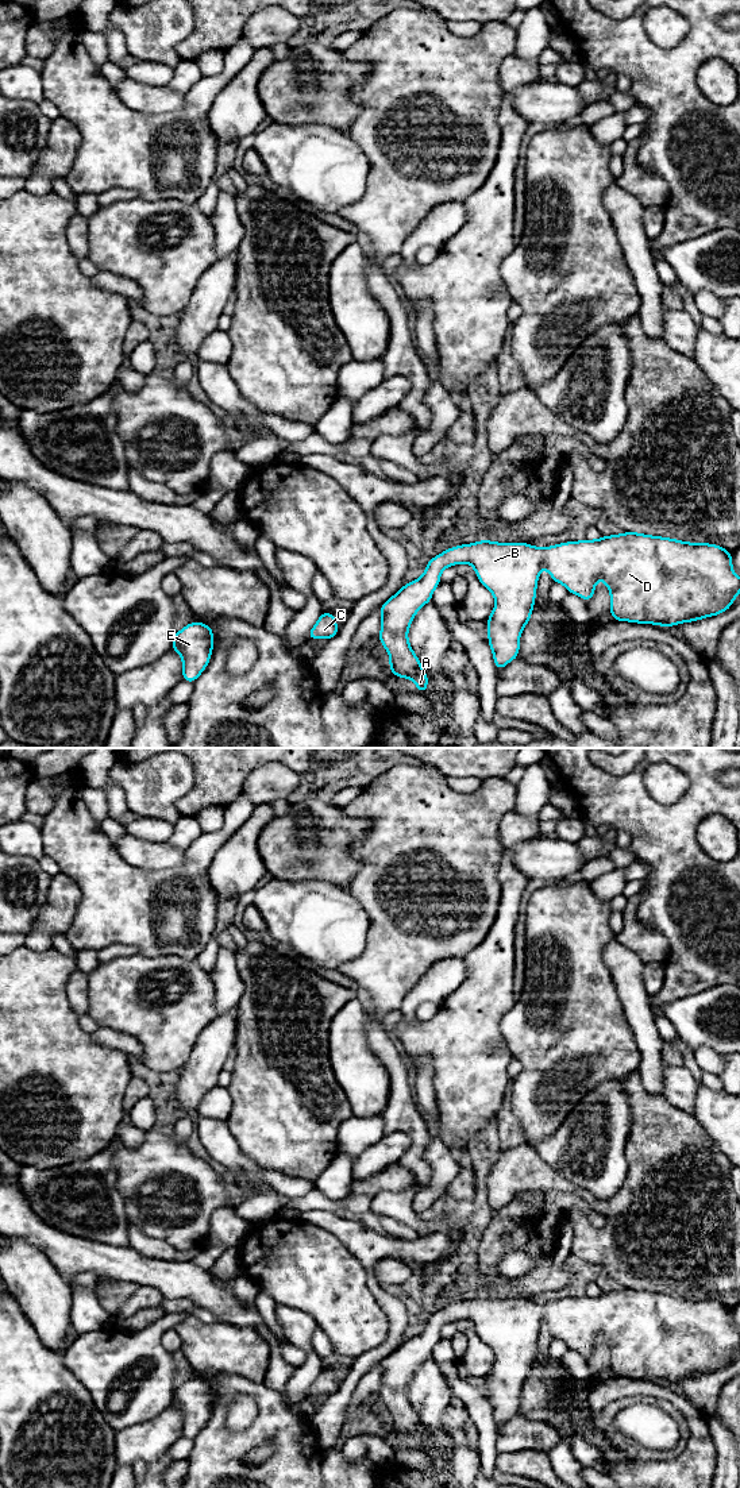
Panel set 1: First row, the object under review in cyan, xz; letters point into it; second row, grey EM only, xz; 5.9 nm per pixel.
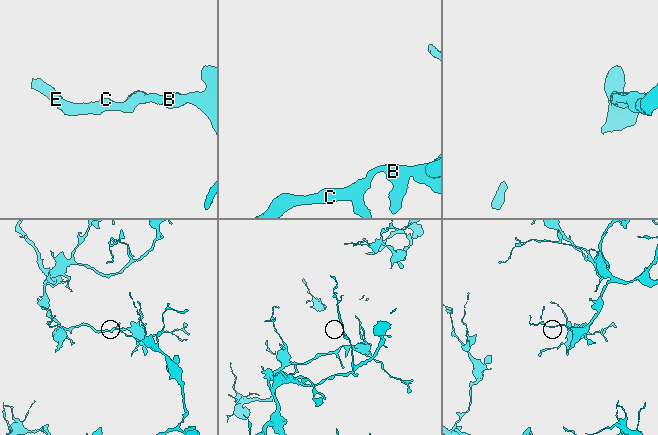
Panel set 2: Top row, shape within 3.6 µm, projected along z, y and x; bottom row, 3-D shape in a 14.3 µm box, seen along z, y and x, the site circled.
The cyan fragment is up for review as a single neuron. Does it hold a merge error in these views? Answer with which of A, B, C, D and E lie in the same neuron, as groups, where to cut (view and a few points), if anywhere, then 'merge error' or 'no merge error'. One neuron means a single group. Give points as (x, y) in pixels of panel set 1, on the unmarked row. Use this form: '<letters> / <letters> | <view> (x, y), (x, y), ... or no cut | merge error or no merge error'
A B C D E | no cut | no merge error

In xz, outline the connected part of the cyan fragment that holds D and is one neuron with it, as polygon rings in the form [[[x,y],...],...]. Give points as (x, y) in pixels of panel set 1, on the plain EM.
[[[624,1288],[621,1291],[602,1292],[598,1296],[583,1295],[581,1298],[566,1298],[546,1304],[539,1304],[528,1299],[497,1299],[479,1296],[471,1300],[460,1300],[440,1308],[429,1315],[424,1330],[409,1339],[405,1339],[393,1353],[385,1357],[381,1365],[379,1398],[390,1412],[389,1426],[394,1433],[408,1434],[417,1442],[420,1450],[427,1449],[429,1433],[423,1427],[423,1422],[411,1404],[408,1385],[417,1369],[427,1358],[432,1357],[432,1349],[440,1339],[440,1330],[444,1325],[458,1319],[471,1321],[478,1337],[494,1352],[496,1361],[489,1372],[487,1399],[493,1408],[497,1427],[501,1427],[509,1418],[519,1414],[520,1391],[527,1379],[531,1377],[531,1368],[535,1364],[539,1329],[546,1323],[555,1339],[562,1339],[570,1350],[579,1352],[589,1358],[596,1348],[596,1338],[602,1334],[610,1348],[610,1372],[614,1377],[629,1377],[637,1380],[654,1380],[660,1383],[674,1383],[682,1379],[698,1377],[728,1366],[740,1349],[740,1334],[732,1323],[732,1308],[709,1299],[687,1299],[670,1294],[651,1292],[637,1288]]]

